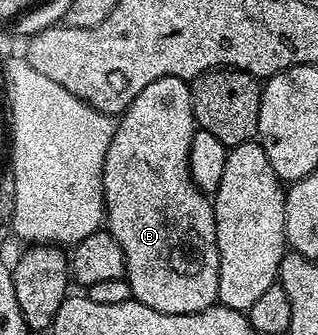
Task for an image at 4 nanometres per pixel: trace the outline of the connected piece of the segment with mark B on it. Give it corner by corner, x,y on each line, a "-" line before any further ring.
166,76
157,78
157,82
149,82
137,98
118,117
113,134
113,142
109,142
109,150
105,154
103,167
103,207
105,209
105,228
113,238
117,238
117,246
127,259
127,285
131,288
134,299
140,300
145,306
157,310
161,314
193,314
212,307
219,299
219,247
215,237
215,206
212,197
202,192
191,180
189,170
189,150
195,137
197,125
193,106
191,105
191,85
181,78

